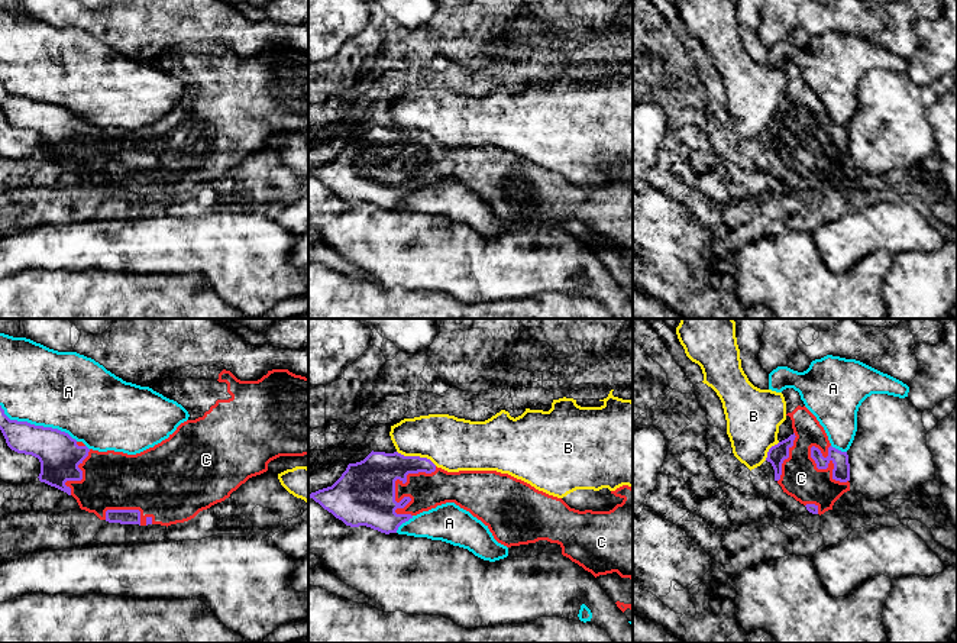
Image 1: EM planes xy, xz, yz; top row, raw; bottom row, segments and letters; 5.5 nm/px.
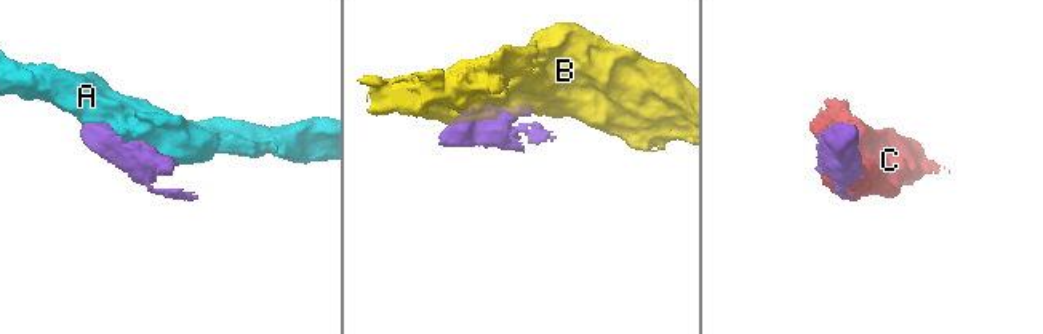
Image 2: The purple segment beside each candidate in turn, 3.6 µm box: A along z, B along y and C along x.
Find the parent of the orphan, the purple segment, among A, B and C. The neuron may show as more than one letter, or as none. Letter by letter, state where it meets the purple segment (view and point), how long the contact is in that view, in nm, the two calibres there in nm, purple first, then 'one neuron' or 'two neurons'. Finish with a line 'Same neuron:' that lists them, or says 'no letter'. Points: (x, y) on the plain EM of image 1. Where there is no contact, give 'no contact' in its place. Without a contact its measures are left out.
A: xy (36, 102) | 480 nm | 240/440 nm | two neurons
B: xz (417, 132) | 240 nm | 220/300 nm | two neurons
C: xz (394, 161) | 340 nm | 340/200 nm | one neuron
Same neuron: C

